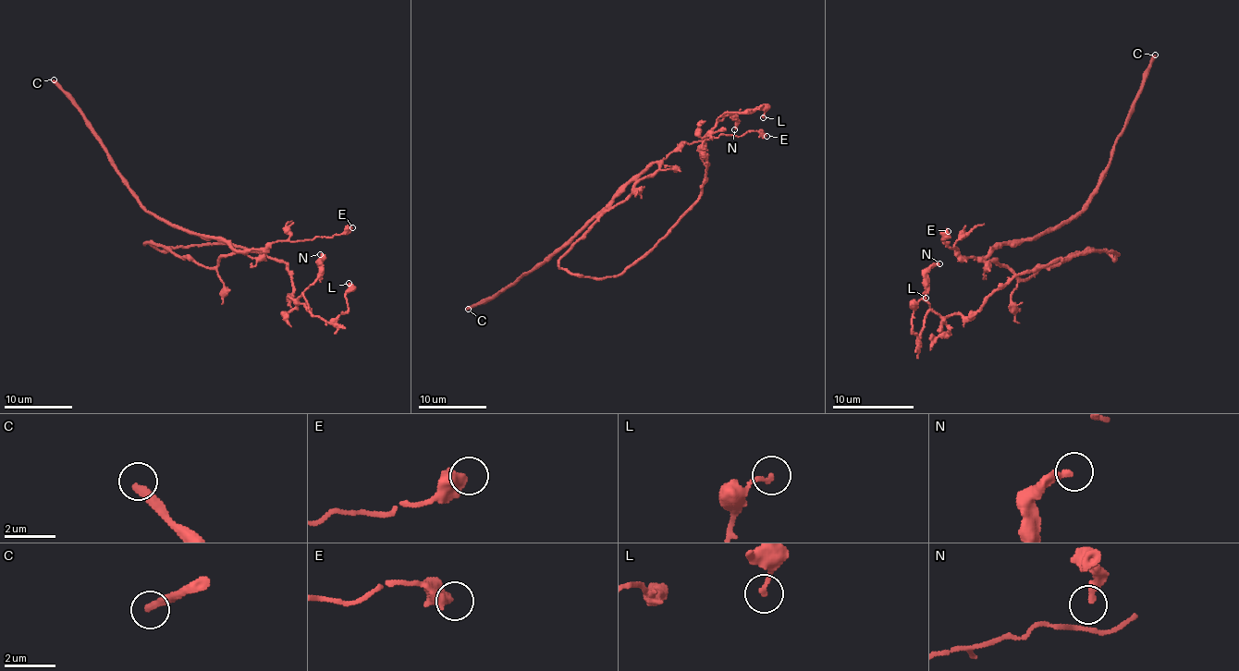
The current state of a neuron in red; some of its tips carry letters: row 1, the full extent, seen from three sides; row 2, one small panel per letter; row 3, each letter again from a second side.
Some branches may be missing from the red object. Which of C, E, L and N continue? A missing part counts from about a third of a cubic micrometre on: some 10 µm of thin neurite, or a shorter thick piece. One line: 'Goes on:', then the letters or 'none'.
Goes on: C

